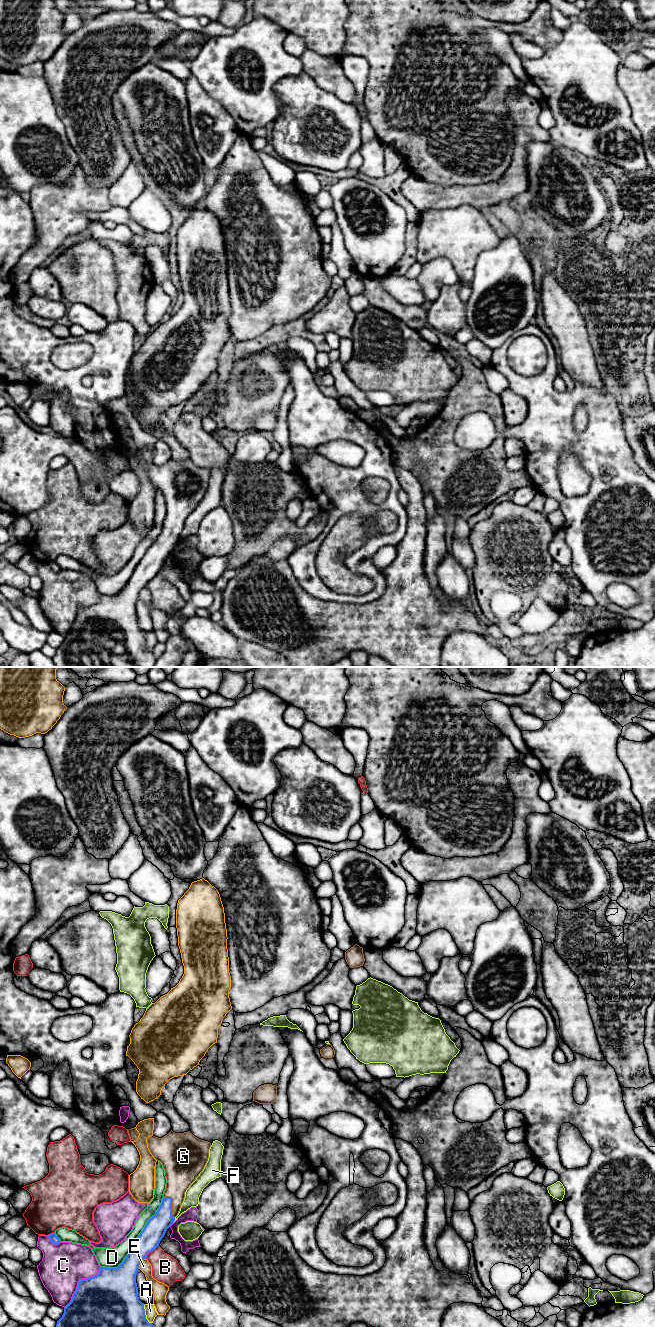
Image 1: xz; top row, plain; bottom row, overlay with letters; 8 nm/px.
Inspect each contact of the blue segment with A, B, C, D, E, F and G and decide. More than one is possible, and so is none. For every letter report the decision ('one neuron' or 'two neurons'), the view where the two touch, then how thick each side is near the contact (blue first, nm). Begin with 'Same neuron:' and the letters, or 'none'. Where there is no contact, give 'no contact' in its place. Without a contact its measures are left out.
Same neuron: G
A: two neurons | xz | 380/100 nm
B: two neurons | xz | 170/220 nm
C: two neurons | xz | 460/360 nm
D: two neurons | xz | 170/160 nm
E: two neurons | xz | 280/110 nm
F: two neurons | xz | 170/120 nm
G: one neuron | xz | 170/220 nm

